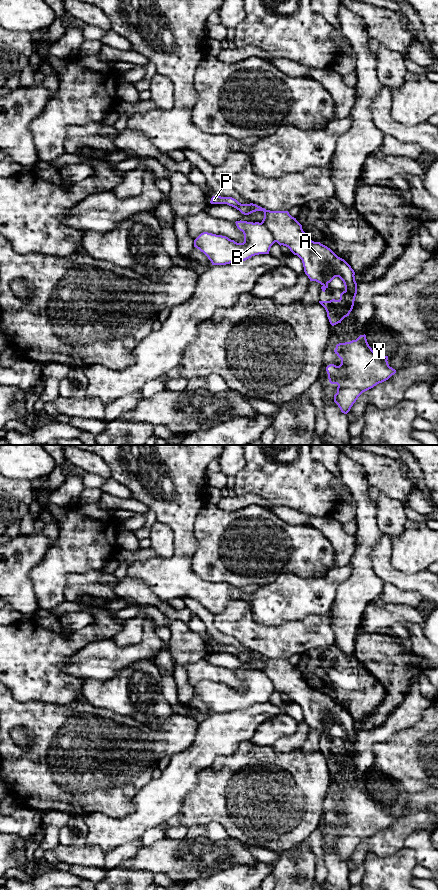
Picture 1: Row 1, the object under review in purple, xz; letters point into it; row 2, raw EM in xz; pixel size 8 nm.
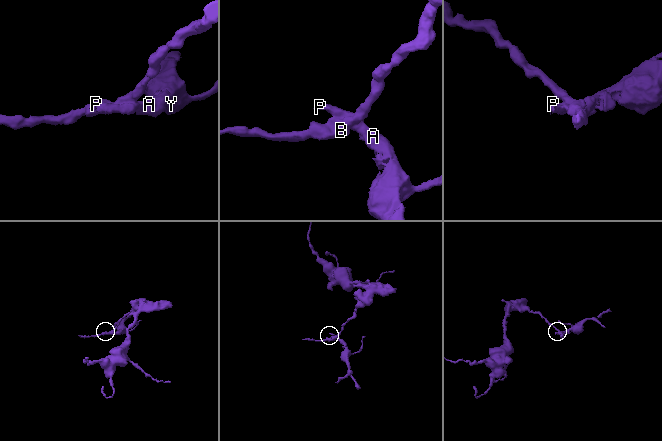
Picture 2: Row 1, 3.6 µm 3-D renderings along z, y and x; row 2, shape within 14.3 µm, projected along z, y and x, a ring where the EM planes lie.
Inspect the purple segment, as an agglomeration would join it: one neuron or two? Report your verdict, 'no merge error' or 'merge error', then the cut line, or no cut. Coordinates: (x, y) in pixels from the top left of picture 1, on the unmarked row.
merge error; cut in xz along (261, 670), (276, 689)

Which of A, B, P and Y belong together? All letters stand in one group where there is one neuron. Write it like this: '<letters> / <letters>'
A P Y / B

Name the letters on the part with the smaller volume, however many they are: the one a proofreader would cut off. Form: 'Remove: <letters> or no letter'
Remove: A, P, Y

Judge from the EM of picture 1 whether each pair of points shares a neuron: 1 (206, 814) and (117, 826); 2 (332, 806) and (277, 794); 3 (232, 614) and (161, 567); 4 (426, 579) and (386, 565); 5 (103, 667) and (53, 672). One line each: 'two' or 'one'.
1: two
2: two
3: two
4: one
5: two

